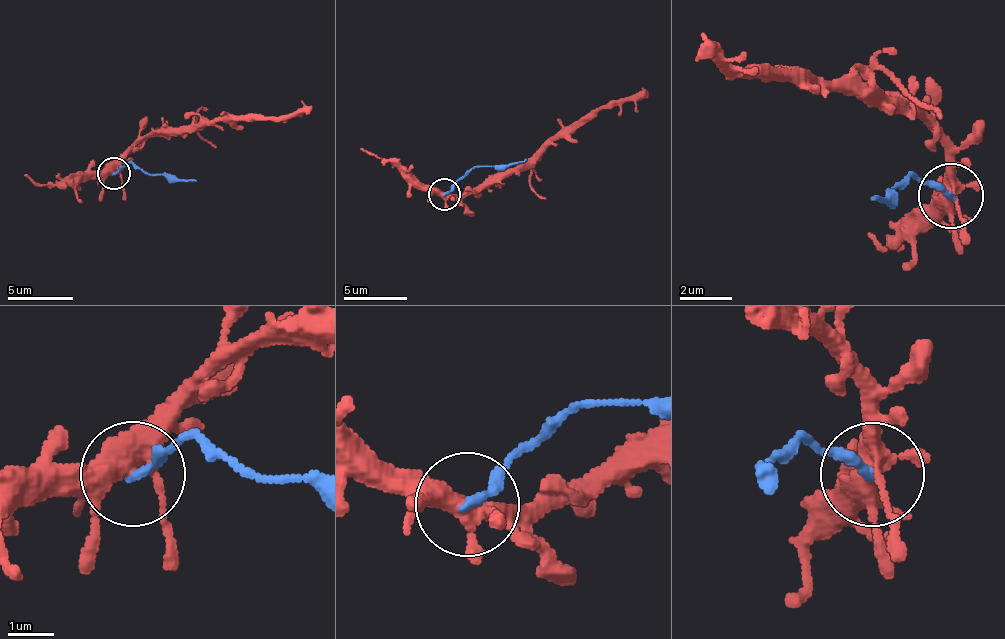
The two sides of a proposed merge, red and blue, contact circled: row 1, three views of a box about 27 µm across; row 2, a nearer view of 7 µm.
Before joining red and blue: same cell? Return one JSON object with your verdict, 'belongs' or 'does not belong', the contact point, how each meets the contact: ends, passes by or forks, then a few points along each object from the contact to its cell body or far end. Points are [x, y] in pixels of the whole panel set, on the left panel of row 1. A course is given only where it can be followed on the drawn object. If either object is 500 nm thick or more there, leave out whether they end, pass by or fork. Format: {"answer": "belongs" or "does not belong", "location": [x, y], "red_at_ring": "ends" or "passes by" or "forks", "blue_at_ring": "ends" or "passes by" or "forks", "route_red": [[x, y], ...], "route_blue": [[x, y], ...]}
{"answer": "does not belong", "location": [113, 173], "red_at_ring": "forks", "blue_at_ring": "ends", "route_red": [[113, 174], [144, 136], [167, 135], [222, 122], [310, 114]], "route_blue": [[113, 174], [131, 164], [146, 173], [195, 181]]}

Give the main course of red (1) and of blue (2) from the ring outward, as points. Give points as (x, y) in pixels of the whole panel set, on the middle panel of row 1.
1: (443, 195), (460, 197), (477, 183), (500, 183), (557, 136), (570, 136), (598, 111), (633, 101), (646, 88)
2: (443, 195), (478, 165), (519, 164), (525, 157)

